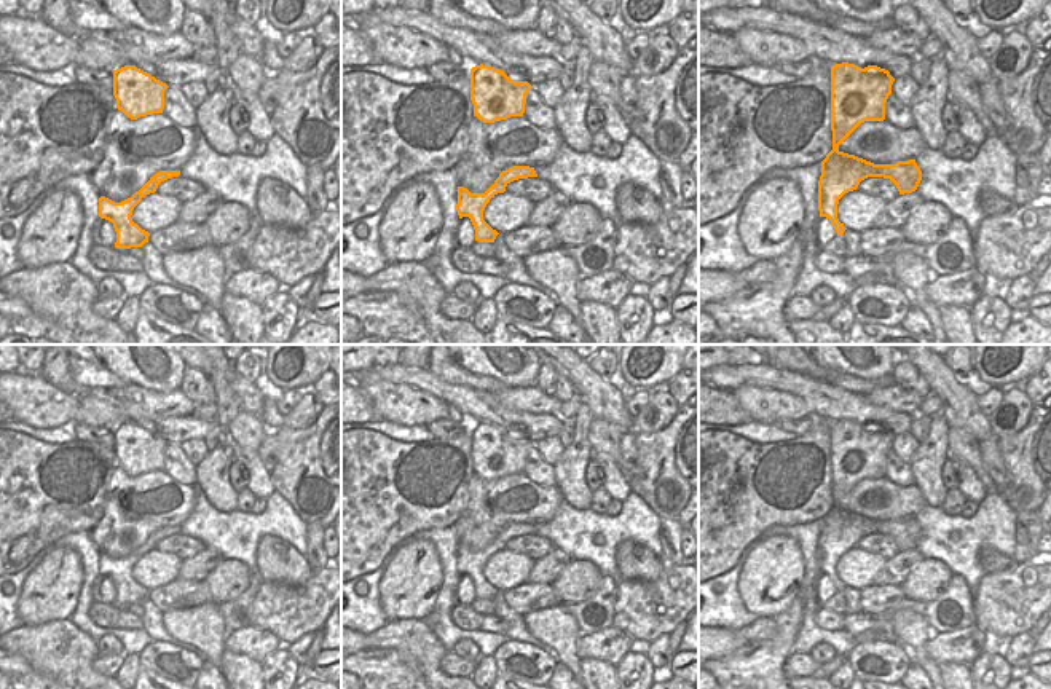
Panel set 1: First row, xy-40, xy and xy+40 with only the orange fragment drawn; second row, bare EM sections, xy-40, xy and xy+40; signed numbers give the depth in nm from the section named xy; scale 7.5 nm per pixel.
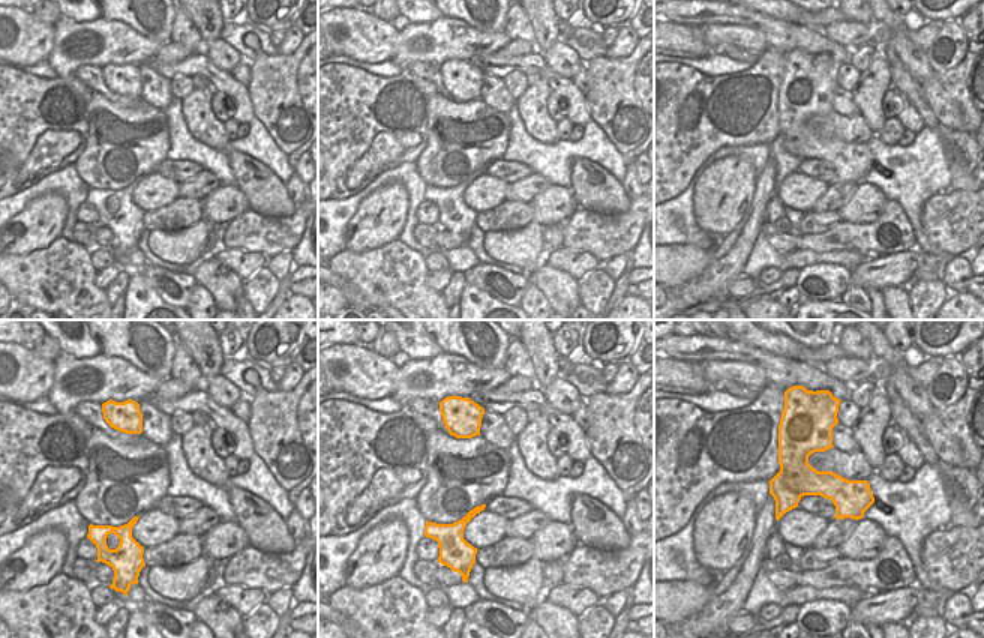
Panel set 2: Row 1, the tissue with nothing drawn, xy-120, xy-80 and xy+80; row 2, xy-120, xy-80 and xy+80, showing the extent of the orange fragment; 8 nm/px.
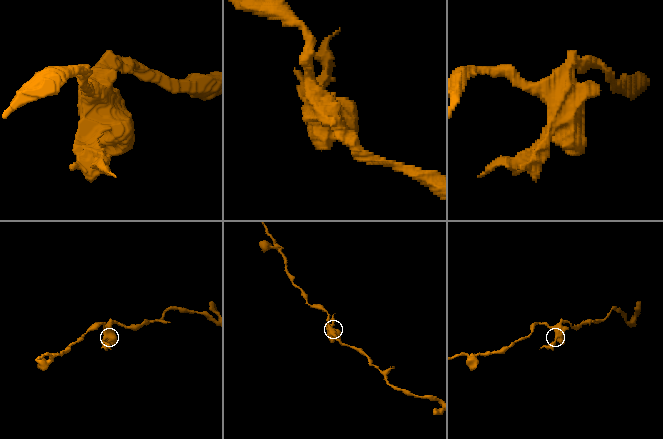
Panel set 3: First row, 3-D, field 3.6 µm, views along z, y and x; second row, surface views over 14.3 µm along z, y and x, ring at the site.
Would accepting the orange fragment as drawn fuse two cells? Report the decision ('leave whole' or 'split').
split

